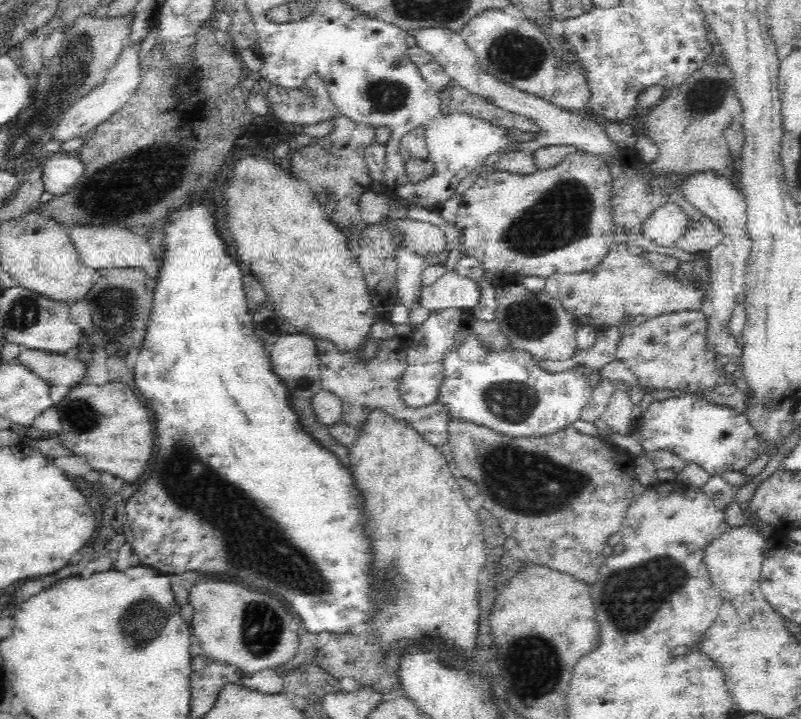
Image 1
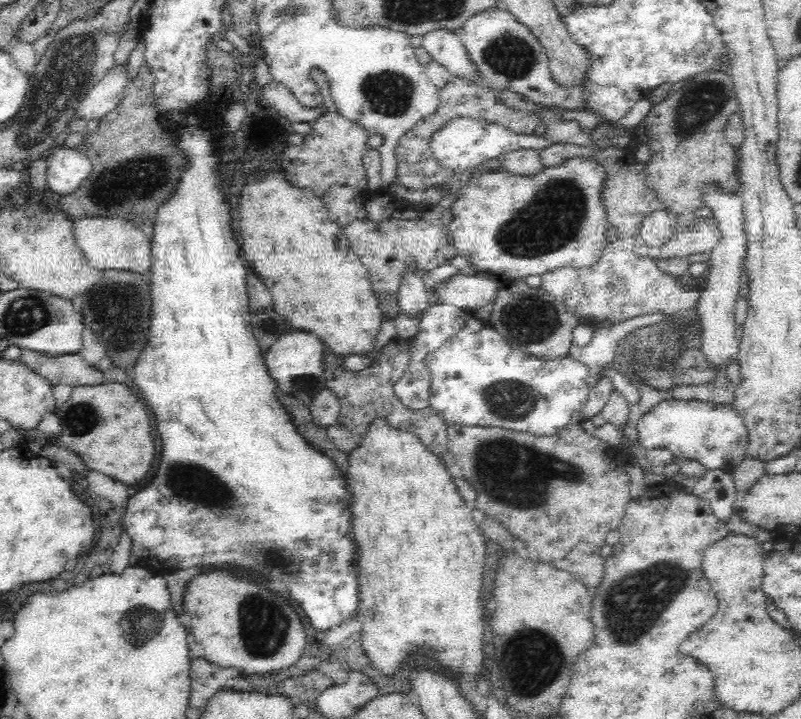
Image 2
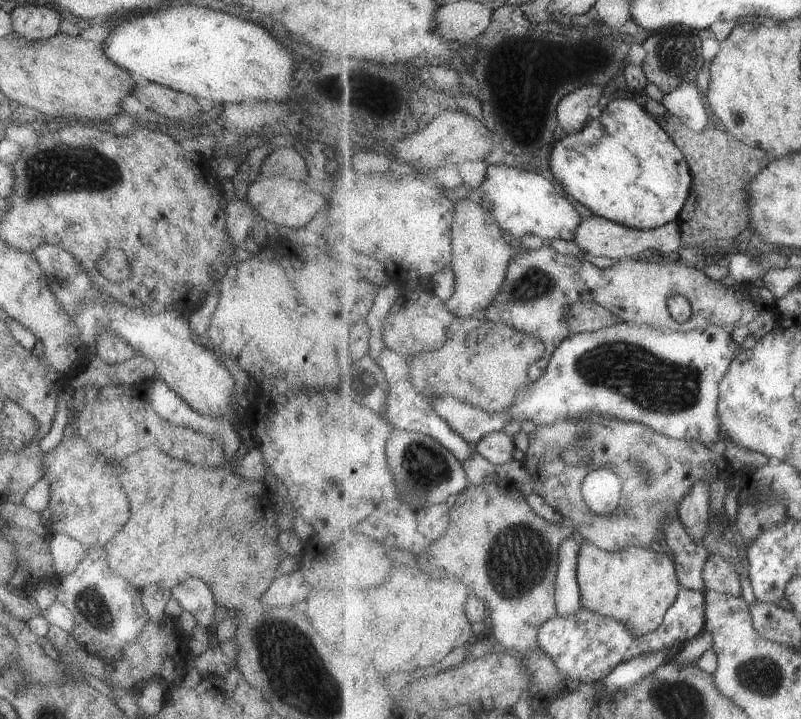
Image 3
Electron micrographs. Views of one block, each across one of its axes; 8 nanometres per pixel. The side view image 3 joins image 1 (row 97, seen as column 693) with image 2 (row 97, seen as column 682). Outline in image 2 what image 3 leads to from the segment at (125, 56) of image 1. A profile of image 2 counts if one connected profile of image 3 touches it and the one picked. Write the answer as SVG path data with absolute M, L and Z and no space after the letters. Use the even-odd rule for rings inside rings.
M127 65L114 66L108 70L105 78L94 85L80 100L74 118L84 117L88 121L102 118L119 103L130 83Z

